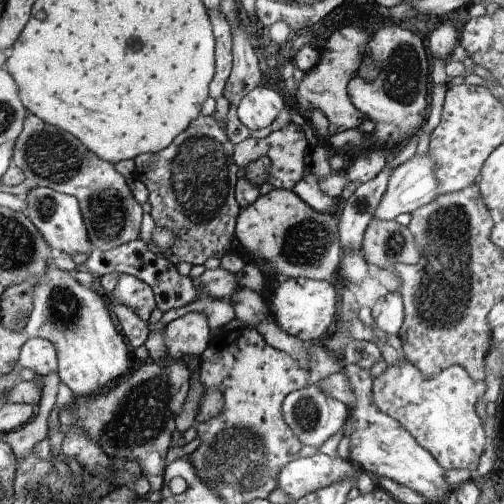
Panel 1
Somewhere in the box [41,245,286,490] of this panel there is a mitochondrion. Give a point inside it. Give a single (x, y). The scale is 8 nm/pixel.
(138, 419)

